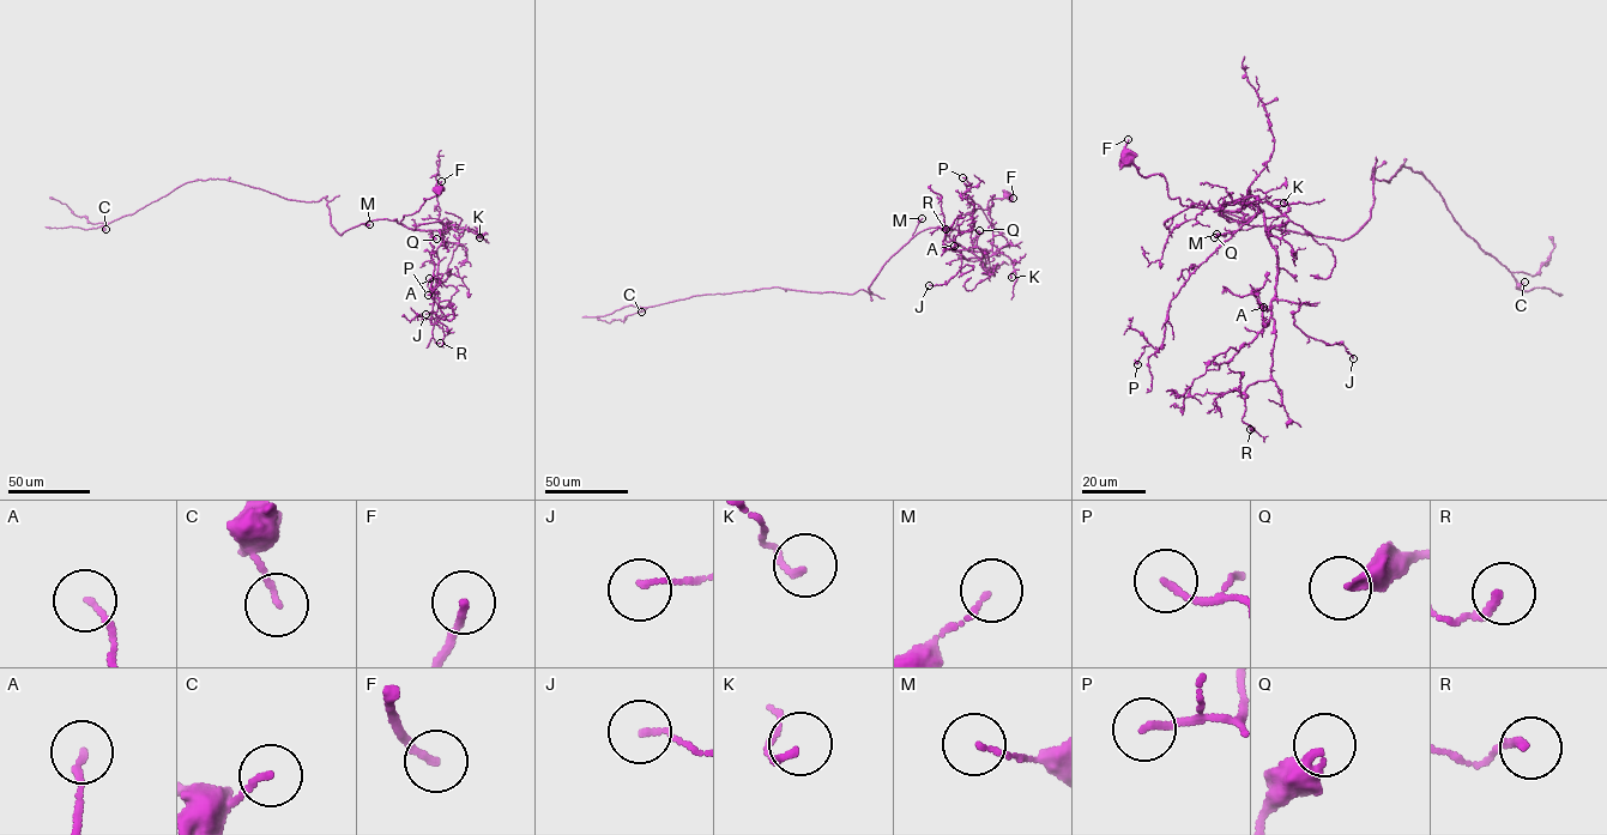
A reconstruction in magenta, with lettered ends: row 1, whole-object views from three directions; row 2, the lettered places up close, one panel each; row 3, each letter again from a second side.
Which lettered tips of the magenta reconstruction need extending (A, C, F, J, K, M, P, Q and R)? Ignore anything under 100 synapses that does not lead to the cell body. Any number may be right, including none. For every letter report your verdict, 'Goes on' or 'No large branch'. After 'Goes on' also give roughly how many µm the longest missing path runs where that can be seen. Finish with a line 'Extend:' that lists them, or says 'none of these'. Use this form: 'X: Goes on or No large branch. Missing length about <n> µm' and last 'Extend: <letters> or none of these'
A: No large branch
C: No large branch
F: No large branch
J: No large branch
K: No large branch
M: No large branch
P: No large branch
Q: No large branch
R: No large branch
Extend: none of these

